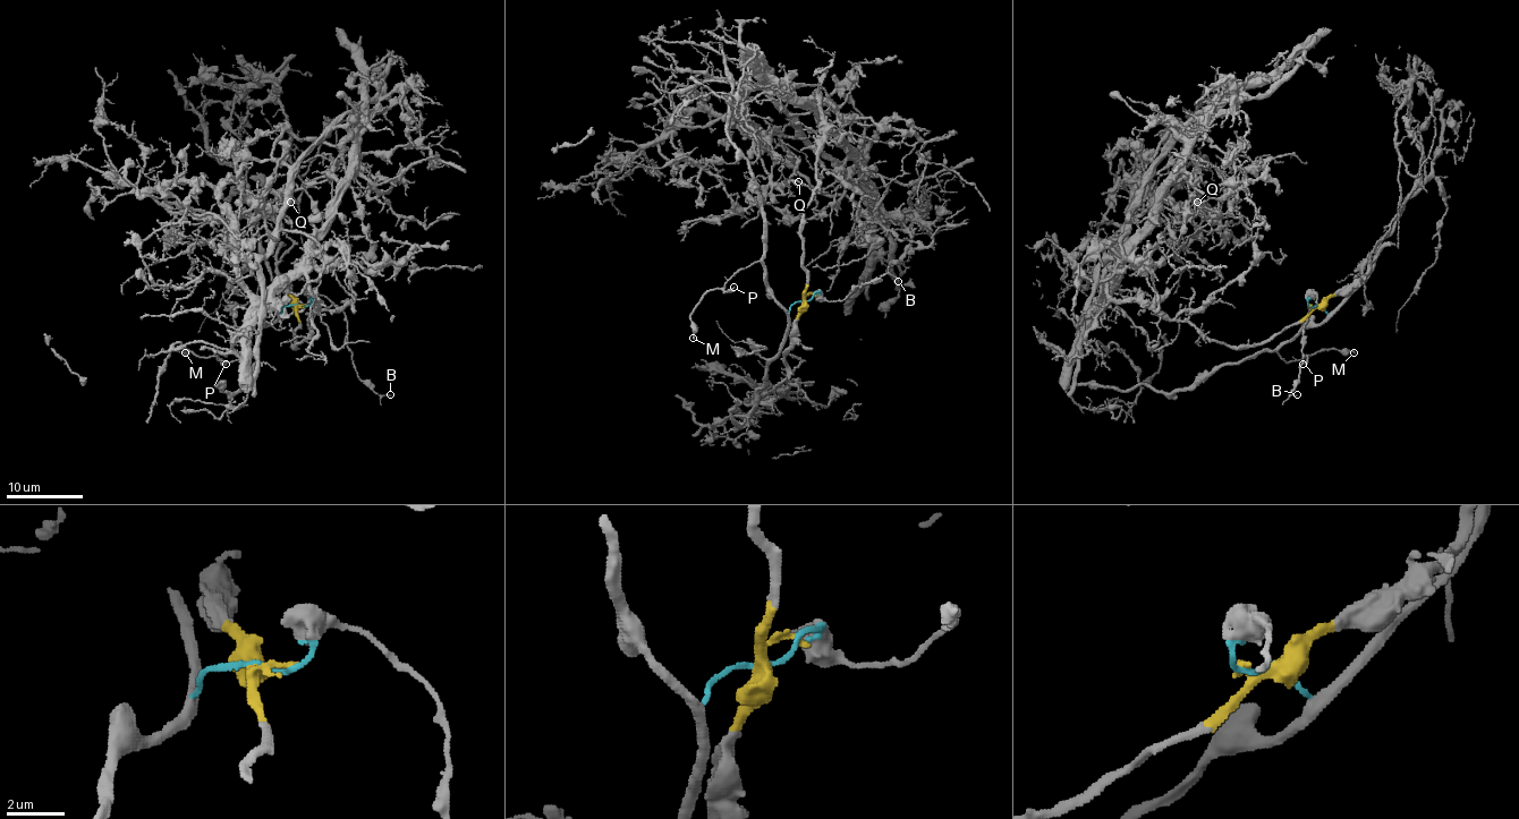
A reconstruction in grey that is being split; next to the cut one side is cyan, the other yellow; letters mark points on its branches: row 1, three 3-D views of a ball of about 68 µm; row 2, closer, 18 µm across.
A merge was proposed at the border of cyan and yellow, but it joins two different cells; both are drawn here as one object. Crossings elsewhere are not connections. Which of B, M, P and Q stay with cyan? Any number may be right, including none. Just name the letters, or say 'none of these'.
B, M, P

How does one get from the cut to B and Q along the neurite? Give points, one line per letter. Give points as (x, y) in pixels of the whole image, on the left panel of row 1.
B: (295, 305), (308, 303), (316, 296), (325, 296), (345, 315), (347, 349), (356, 374), (380, 395), (391, 395)
Q: (295, 305), (295, 346), (308, 334), (311, 280), (280, 299), (255, 296), (236, 263), (244, 213), (291, 202)

